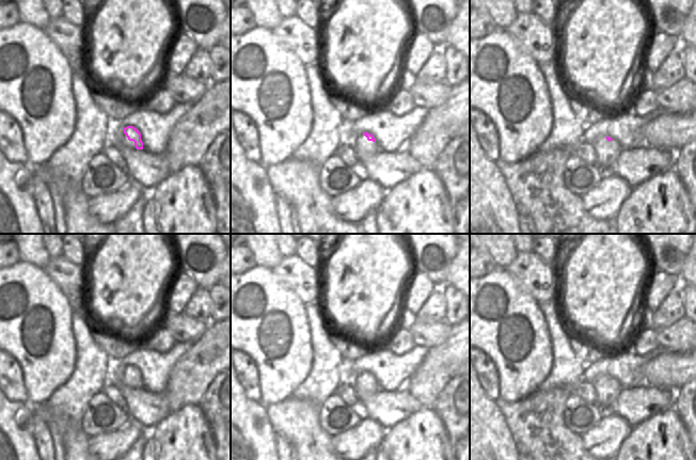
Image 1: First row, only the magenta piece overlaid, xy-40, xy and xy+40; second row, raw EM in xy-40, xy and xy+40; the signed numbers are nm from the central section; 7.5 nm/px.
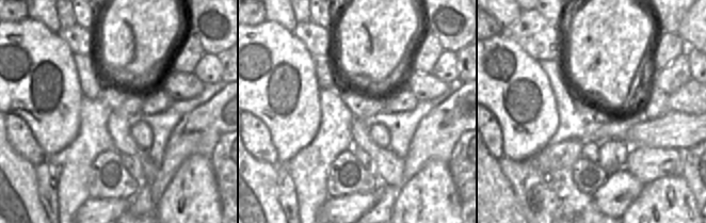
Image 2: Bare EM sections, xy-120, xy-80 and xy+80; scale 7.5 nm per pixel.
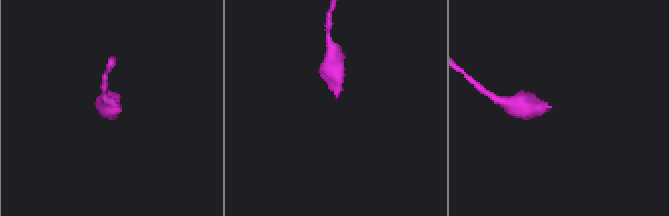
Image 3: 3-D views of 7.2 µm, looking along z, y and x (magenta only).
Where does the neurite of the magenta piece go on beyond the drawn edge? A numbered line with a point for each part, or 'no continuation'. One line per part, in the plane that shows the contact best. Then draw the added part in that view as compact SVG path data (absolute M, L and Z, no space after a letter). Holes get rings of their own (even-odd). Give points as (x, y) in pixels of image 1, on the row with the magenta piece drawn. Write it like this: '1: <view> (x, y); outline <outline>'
1: xy-40 (116, 135); outline M112 128L109 133L109 143L123 143L131 149L136 149L135 142L129 141L124 133L124 128Z

